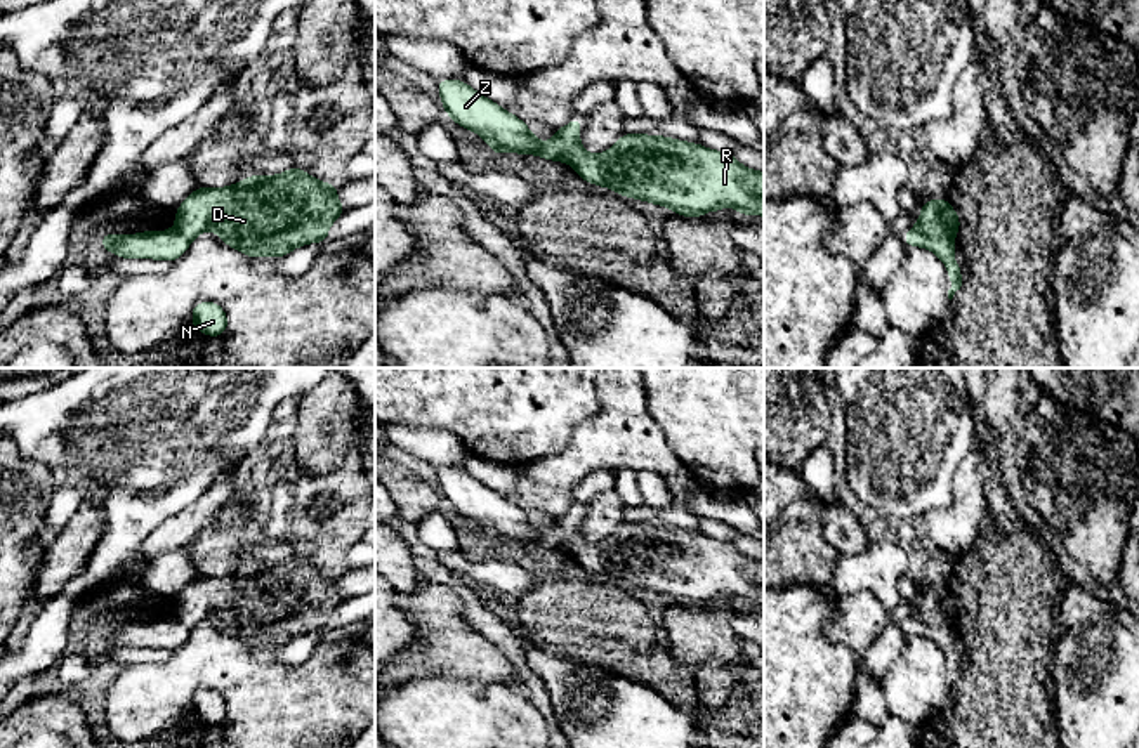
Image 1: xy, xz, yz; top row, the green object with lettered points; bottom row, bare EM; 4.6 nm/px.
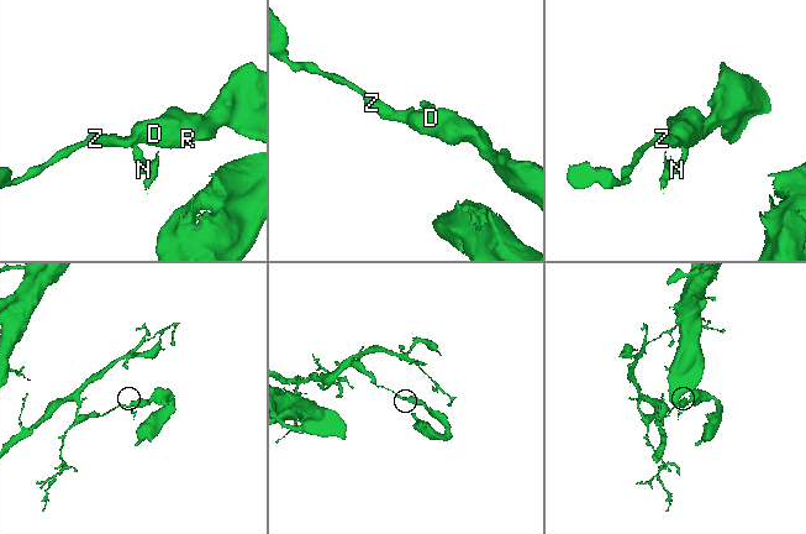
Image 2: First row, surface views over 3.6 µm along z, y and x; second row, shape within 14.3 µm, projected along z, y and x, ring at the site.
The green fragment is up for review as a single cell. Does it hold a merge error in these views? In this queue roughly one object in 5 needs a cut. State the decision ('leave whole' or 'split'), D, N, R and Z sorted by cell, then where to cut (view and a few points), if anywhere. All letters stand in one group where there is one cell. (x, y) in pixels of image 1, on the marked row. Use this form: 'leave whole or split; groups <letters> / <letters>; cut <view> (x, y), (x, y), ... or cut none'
split; groups D R / N Z; cut yz (914, 226), (954, 243)

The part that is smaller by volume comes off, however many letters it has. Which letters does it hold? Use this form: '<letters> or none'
D, R

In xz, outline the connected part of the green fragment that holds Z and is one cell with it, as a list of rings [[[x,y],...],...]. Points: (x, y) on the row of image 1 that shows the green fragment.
[[[436,80],[444,113],[465,130],[472,130],[491,148],[491,154],[517,153],[571,163],[582,132],[582,120],[573,118],[556,128],[549,142],[540,142],[526,121],[474,90],[464,80]]]

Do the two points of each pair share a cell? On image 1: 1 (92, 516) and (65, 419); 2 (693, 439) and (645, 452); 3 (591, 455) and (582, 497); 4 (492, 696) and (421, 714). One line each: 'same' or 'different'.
1: different
2: different
3: different
4: same

